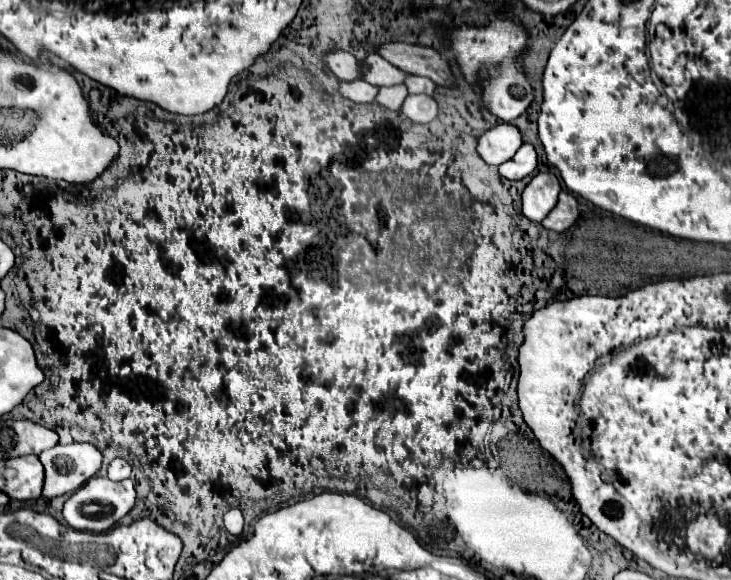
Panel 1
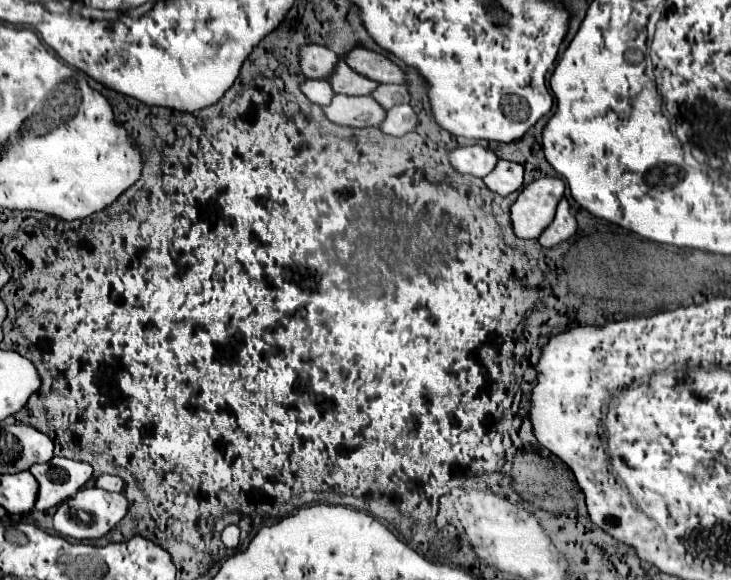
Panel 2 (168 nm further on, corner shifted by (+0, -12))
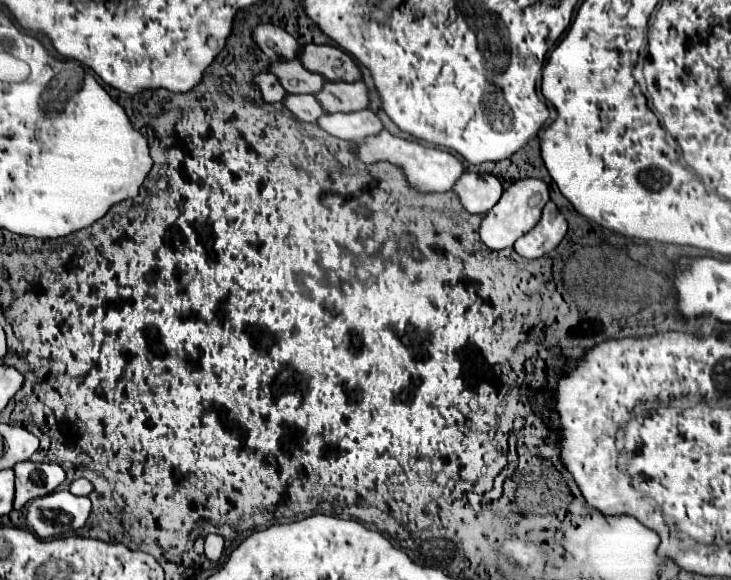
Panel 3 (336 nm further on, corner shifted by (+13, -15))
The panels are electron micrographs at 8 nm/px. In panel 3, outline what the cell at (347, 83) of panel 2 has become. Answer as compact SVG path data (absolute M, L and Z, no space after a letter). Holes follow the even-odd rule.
M284 61L284 63L272 63L270 73L278 75L282 87L288 93L312 93L322 87L326 79L322 75L314 75L314 71L306 71L300 61Z

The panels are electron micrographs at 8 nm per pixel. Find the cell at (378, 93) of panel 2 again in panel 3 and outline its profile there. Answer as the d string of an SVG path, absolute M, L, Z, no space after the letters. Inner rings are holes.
M326 83L316 99L328 113L346 113L346 111L360 111L370 105L370 91L366 83Z

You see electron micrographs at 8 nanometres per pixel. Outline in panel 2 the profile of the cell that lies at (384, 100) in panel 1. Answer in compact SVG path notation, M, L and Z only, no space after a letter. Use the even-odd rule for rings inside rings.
M335 94L329 106L323 106L325 116L339 124L339 126L351 126L351 128L365 128L365 126L375 126L381 118L383 112L379 104L375 104L369 96L345 96L345 94Z

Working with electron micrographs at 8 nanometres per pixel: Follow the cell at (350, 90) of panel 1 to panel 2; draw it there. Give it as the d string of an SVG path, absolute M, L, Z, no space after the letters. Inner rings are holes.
M307 78L299 88L301 88L301 92L303 92L311 102L321 104L321 106L329 104L331 98L333 98L331 88L327 88L327 80L309 80L309 78Z

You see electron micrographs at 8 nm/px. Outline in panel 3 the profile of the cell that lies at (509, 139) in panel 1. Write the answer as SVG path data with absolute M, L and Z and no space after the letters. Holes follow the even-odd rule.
M382 131L376 137L366 137L358 143L356 147L358 157L364 163L374 163L374 161L390 161L394 165L404 167L404 173L408 177L408 181L418 187L420 191L448 191L454 187L456 179L462 177L464 173L464 165L460 163L458 157L454 157L452 153L444 151L444 149L436 149L436 147L422 147L420 143L414 141L406 141L406 139L398 139L394 135L390 135L388 131Z

